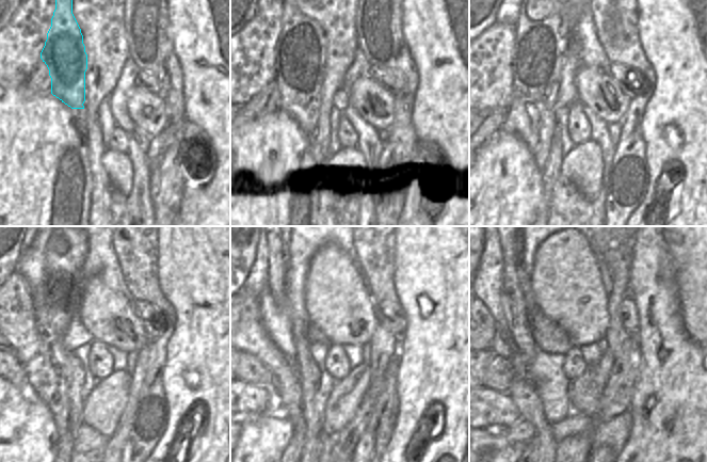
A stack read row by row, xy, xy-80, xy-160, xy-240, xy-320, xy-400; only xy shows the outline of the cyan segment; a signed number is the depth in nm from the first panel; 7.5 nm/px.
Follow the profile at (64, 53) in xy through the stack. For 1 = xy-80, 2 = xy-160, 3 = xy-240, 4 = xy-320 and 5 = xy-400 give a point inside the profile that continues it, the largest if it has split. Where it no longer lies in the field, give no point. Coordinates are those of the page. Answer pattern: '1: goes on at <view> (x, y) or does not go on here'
1: goes on at xy-80 (301, 50)
2: goes on at xy-160 (540, 47)
3: goes on at xy-240 (57, 297)
4: goes on at xy-320 (298, 440)
5: goes on at xy-400 (529, 443)

